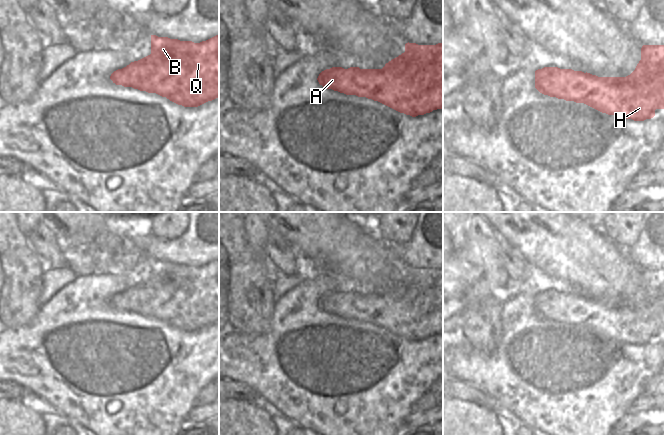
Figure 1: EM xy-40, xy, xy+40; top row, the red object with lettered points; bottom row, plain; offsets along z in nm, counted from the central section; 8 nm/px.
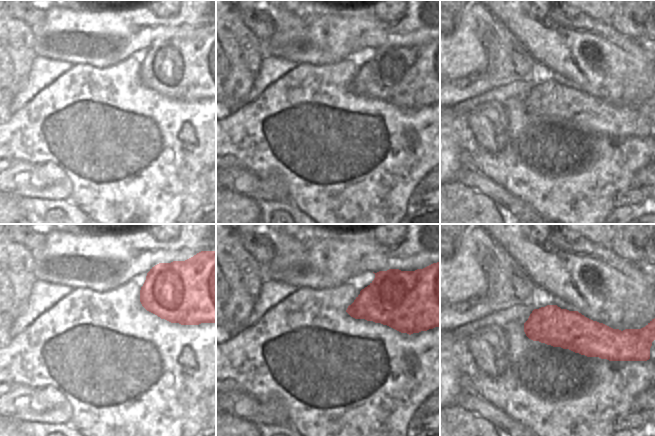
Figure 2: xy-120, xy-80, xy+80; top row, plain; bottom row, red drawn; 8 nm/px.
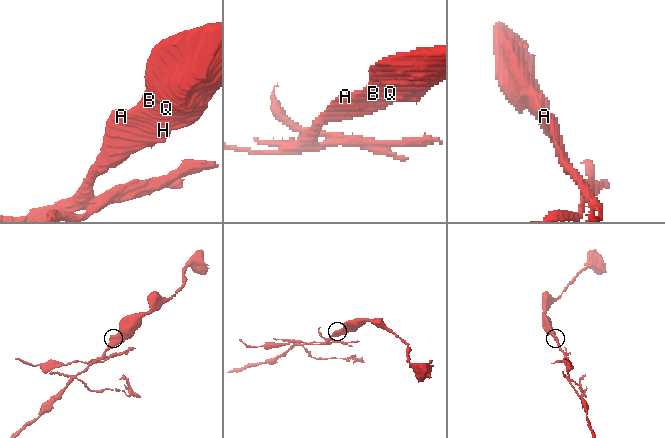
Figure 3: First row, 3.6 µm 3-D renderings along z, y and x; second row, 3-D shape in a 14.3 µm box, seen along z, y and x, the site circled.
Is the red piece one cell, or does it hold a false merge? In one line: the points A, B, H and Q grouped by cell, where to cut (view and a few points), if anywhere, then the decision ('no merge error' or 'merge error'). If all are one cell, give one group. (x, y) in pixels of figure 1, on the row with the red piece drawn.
A B H Q; no cut; no merge error

